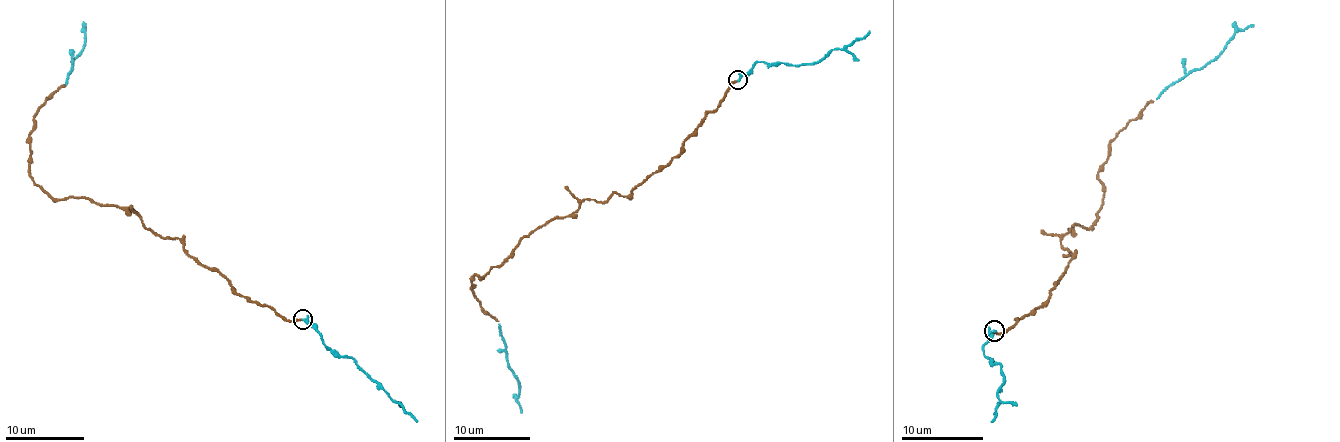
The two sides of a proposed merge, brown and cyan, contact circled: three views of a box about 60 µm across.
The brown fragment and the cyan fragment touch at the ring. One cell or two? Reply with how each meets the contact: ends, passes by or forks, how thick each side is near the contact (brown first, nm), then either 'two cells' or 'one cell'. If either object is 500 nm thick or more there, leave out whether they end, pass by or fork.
brown ends; cyan passes by; calibres 160 and 180 nm; one cell

